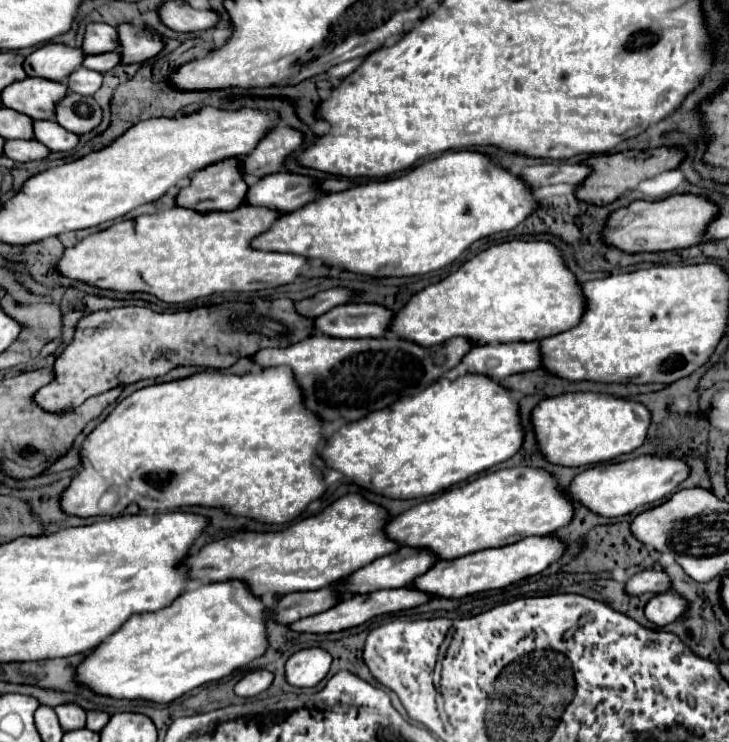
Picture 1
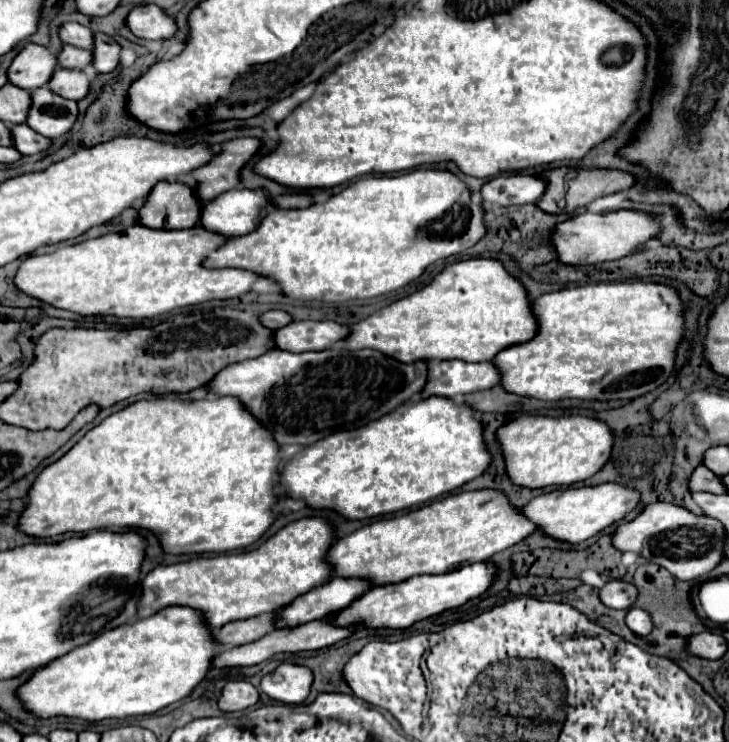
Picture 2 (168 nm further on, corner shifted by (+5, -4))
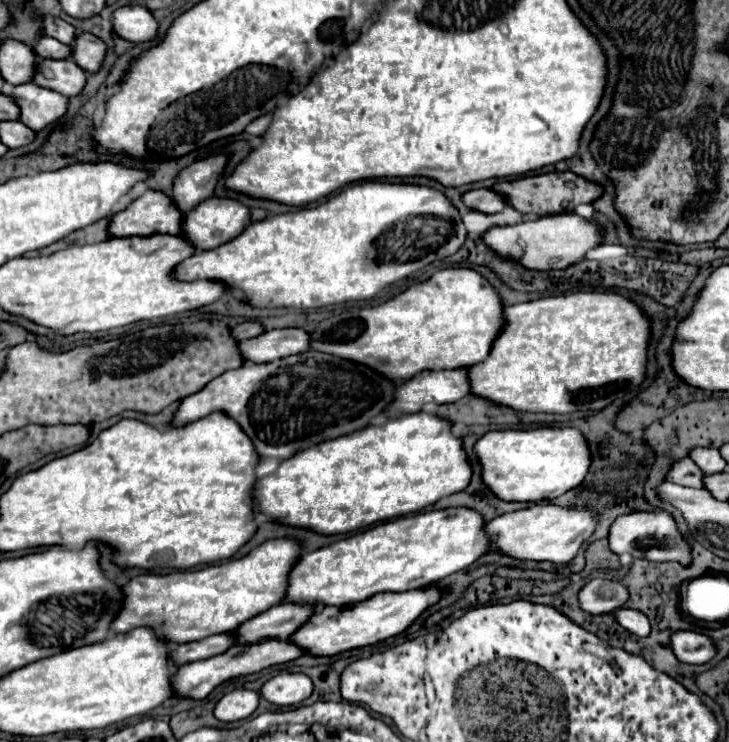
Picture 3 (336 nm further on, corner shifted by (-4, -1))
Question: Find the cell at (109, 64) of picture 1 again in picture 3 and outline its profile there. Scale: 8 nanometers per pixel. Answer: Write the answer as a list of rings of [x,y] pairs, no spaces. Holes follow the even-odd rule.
[[[41,36],[37,40],[37,44],[33,46],[33,52],[41,58],[55,58],[55,60],[63,60],[67,56],[71,56],[71,46],[67,44],[61,44],[59,40],[55,38],[49,38],[49,36]]]

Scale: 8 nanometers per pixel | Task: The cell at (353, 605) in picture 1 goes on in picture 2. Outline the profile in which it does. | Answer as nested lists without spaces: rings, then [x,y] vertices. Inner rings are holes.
[[[328,617],[318,619],[318,621],[310,621],[310,623],[302,623],[298,627],[284,627],[284,629],[276,629],[270,635],[264,635],[262,639],[242,645],[242,647],[234,647],[230,651],[222,651],[220,655],[216,655],[214,659],[214,667],[234,667],[234,665],[256,665],[262,663],[264,659],[272,657],[274,653],[282,653],[282,651],[312,651],[312,649],[322,649],[322,647],[330,647],[346,637],[350,637],[356,631],[356,625],[334,625]]]

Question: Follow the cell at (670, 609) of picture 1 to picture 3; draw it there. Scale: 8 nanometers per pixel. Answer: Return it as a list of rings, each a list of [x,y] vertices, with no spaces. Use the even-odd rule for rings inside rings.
[[[619,608],[619,610],[613,612],[613,616],[615,616],[615,622],[621,624],[621,628],[625,628],[627,632],[631,632],[635,636],[647,636],[651,632],[649,618],[639,610]]]

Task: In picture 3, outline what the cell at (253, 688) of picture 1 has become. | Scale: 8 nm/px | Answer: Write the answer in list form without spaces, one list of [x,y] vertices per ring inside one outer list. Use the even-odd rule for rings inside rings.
[[[233,690],[229,694],[225,694],[213,714],[217,720],[221,722],[237,722],[237,720],[245,720],[249,718],[255,708],[257,708],[257,702],[259,702],[259,694],[253,692],[253,690]]]

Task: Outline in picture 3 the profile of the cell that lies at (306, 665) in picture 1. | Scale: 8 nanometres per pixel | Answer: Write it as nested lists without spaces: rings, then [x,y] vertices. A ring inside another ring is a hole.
[[[279,674],[263,684],[261,698],[275,706],[295,706],[307,700],[313,692],[313,684],[305,674]]]

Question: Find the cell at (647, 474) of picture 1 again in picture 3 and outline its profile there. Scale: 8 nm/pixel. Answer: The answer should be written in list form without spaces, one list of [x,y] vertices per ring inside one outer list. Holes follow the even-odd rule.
[[[547,502],[533,504],[529,508],[503,514],[485,524],[485,532],[491,542],[491,550],[511,556],[523,562],[553,562],[567,564],[579,546],[593,534],[597,526],[595,514],[585,508],[561,508]]]

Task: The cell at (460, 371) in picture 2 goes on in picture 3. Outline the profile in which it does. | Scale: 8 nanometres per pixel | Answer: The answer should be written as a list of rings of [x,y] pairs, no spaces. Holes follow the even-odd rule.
[[[467,370],[421,372],[415,378],[399,384],[395,400],[387,408],[387,416],[421,412],[423,404],[451,404],[469,394]]]

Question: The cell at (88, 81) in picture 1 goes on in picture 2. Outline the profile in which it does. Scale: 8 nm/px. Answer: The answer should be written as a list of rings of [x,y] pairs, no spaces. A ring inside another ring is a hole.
[[[58,67],[54,71],[48,85],[54,93],[62,95],[64,99],[74,99],[74,101],[84,99],[90,89],[90,81],[82,71],[70,71],[70,69],[62,69],[62,67]]]

